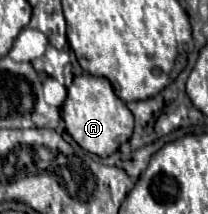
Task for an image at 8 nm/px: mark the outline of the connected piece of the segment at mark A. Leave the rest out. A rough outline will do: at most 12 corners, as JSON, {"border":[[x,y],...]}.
{"border":[[74,77],[60,107],[68,135],[108,157],[134,115],[110,81]]}

